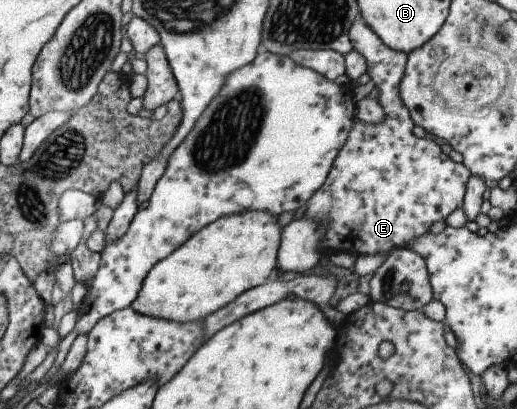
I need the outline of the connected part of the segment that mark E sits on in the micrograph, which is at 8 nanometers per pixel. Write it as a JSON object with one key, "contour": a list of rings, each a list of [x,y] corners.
{"contour":[[[360,17],[352,21],[348,29],[348,38],[354,50],[366,61],[366,73],[374,82],[374,87],[378,88],[376,100],[383,108],[385,118],[375,125],[353,124],[324,182],[309,198],[303,215],[325,226],[320,250],[326,250],[327,246],[327,252],[345,250],[356,254],[380,253],[386,258],[394,249],[405,248],[405,244],[411,243],[415,236],[428,231],[432,223],[444,221],[452,210],[461,208],[470,174],[463,164],[455,163],[447,154],[443,154],[438,141],[419,139],[412,135],[411,130],[415,124],[397,93],[407,54],[382,43],[380,37]]]}

